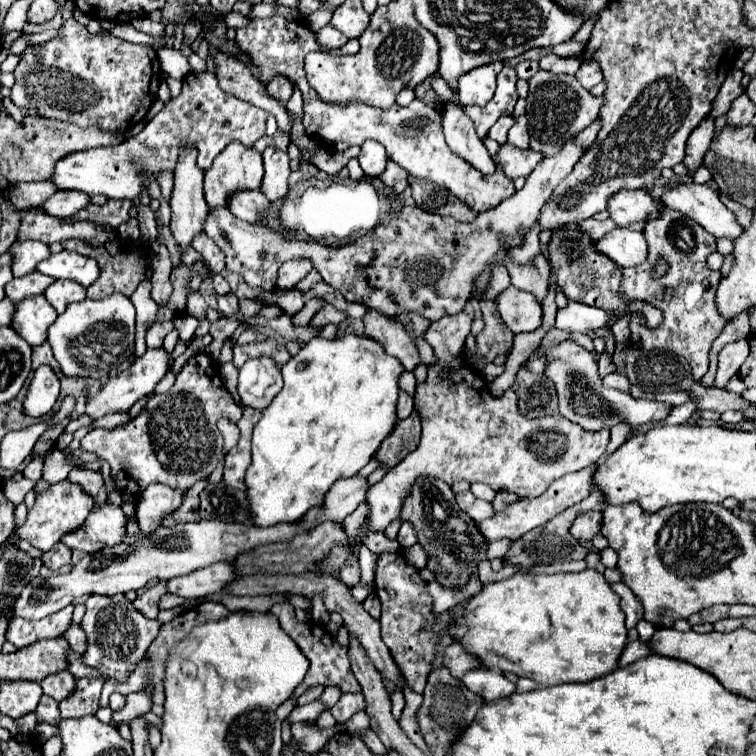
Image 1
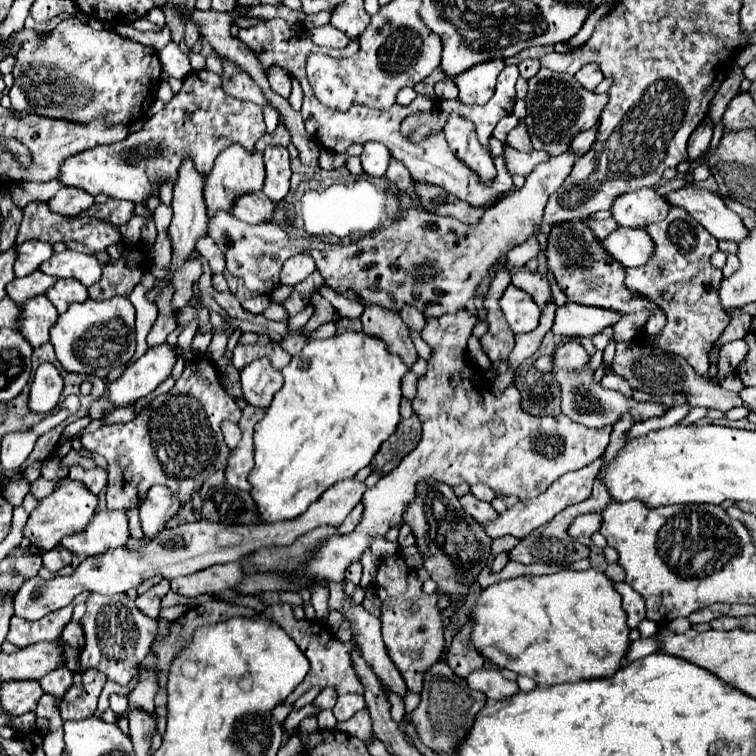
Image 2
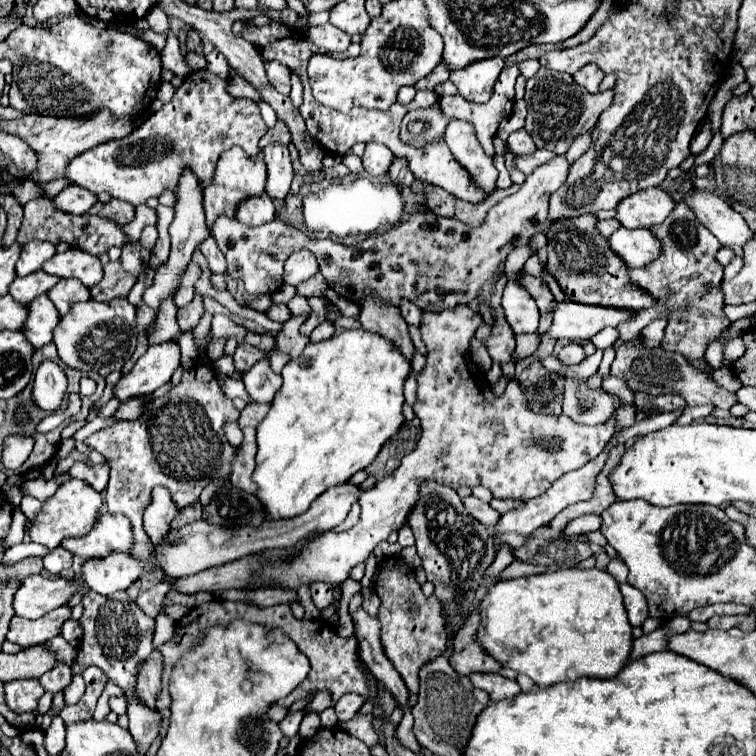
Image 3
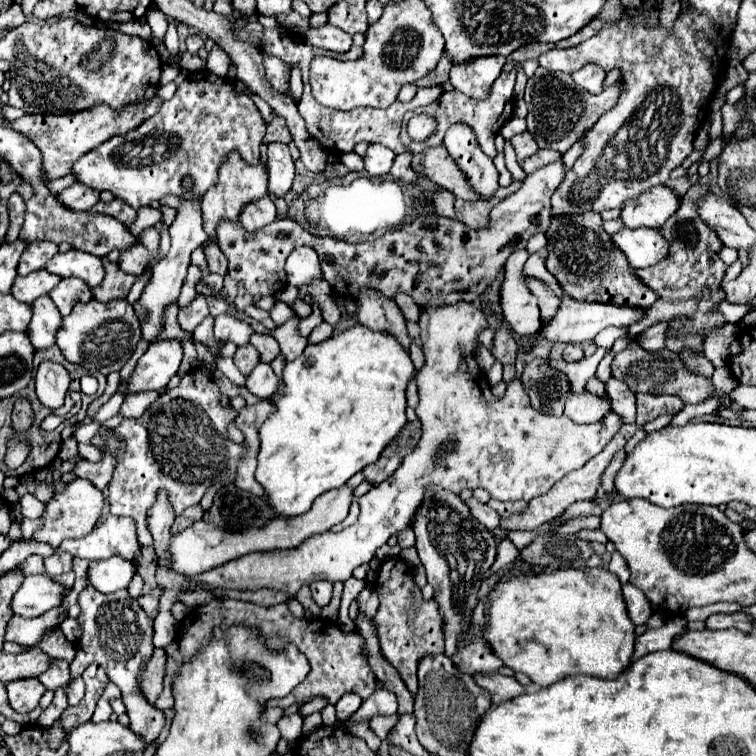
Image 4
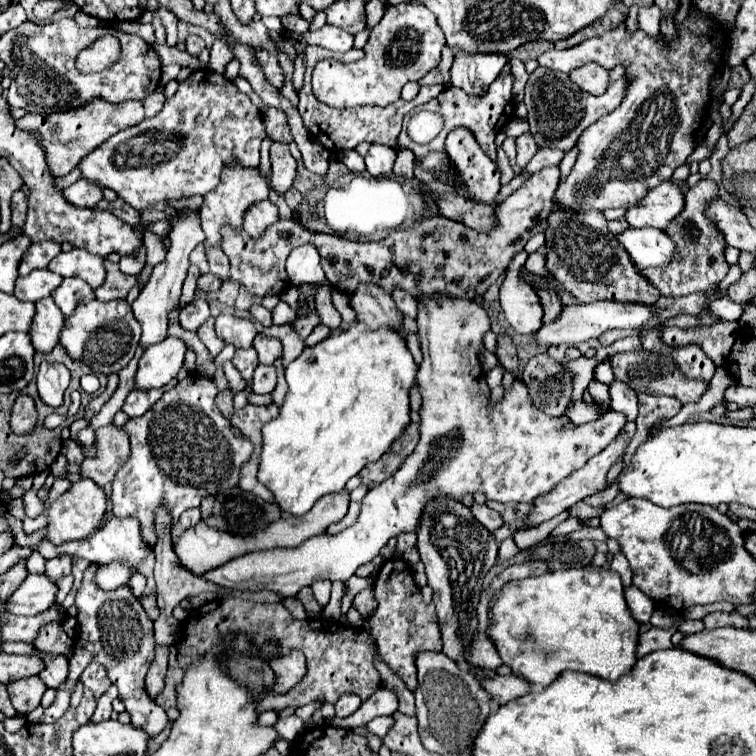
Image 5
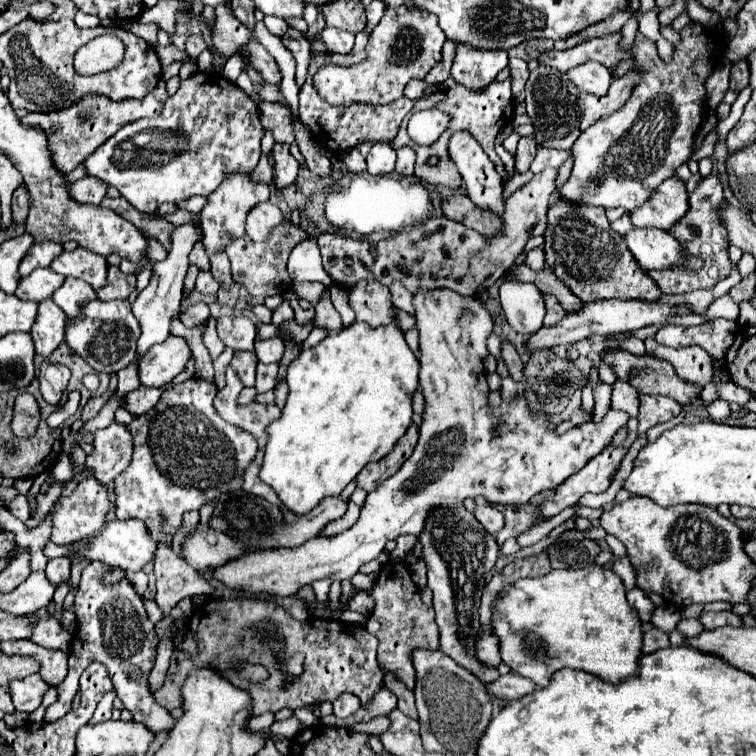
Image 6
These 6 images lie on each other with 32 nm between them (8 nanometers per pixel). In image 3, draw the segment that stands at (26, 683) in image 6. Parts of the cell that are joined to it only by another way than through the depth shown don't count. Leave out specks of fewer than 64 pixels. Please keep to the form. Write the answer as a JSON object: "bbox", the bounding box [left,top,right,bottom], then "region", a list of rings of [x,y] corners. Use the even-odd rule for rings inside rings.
{"bbox":[4,680,44,714],"region":[[[18,680],[4,684],[4,702],[16,714],[34,712],[42,694],[44,690],[38,680]]]}

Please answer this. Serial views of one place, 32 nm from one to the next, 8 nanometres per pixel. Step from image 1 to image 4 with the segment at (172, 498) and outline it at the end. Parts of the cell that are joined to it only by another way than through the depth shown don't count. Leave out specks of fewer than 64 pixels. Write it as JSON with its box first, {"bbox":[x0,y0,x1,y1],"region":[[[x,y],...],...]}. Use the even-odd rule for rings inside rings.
{"bbox":[148,490,176,556],"region":[[[162,490],[158,496],[156,496],[156,502],[154,506],[148,510],[148,530],[154,538],[154,548],[156,548],[156,556],[160,556],[160,548],[166,548],[168,546],[168,536],[170,536],[170,526],[176,518],[174,514],[174,508],[172,504],[168,502],[168,494],[166,490]]]}

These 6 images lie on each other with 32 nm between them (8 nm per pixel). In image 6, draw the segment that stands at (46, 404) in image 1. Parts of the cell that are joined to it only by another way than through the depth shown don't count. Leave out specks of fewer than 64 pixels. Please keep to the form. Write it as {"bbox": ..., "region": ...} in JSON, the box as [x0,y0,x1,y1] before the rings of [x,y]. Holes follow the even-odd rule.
{"bbox":[38,362,70,406],"region":[[[44,362],[40,366],[40,374],[38,374],[42,398],[48,404],[58,406],[60,400],[62,400],[62,394],[66,390],[66,386],[68,386],[68,380],[70,380],[70,370],[66,366]]]}

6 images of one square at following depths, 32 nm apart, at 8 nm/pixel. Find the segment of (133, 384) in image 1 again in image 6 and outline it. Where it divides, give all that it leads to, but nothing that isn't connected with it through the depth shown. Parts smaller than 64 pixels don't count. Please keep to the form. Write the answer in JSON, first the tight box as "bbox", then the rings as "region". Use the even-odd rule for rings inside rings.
{"bbox":[138,336,192,388],"region":[[[170,336],[162,344],[152,346],[140,358],[140,370],[138,370],[140,384],[162,388],[184,370],[190,354],[192,354],[190,346],[186,344],[184,338],[178,336]]]}

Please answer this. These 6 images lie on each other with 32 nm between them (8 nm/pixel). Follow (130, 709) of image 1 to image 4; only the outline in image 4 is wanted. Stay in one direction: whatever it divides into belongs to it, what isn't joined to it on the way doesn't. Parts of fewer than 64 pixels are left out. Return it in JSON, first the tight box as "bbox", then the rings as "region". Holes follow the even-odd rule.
{"bbox":[140,650,164,704],"region":[[[154,650],[152,652],[152,658],[146,662],[146,668],[144,668],[144,674],[140,678],[140,692],[142,696],[154,704],[156,698],[160,696],[162,692],[162,678],[164,678],[164,650]]]}

